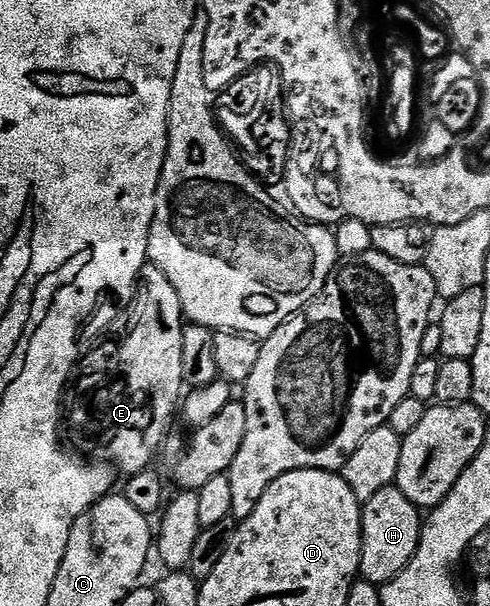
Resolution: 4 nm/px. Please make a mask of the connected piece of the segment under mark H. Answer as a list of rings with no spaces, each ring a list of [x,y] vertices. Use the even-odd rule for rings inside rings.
[[[397,487],[377,490],[373,498],[362,505],[363,514],[363,545],[361,546],[361,562],[359,576],[370,584],[382,586],[388,584],[413,558],[419,545],[421,512],[405,494]]]

